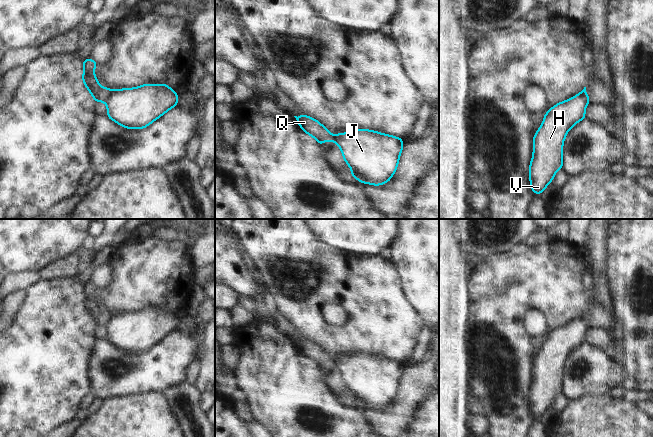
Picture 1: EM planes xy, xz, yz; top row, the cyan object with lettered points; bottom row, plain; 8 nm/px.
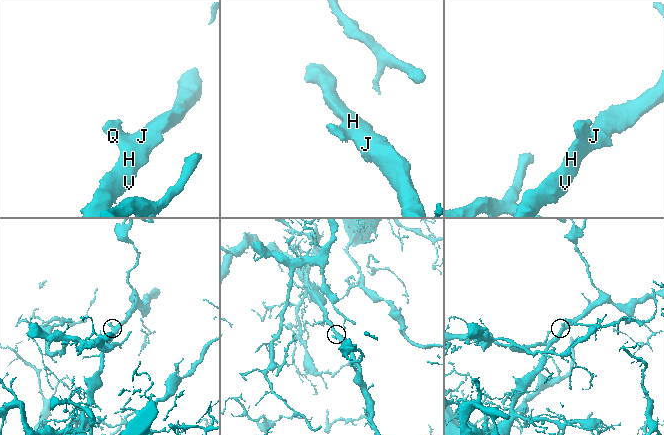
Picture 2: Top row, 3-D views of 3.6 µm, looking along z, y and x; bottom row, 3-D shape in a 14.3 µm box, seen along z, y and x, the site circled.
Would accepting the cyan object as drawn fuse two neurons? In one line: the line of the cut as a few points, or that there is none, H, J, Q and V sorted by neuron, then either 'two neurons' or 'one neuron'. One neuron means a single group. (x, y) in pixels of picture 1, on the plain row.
xy (113, 314), (105, 326) | H J V / Q | two neurons

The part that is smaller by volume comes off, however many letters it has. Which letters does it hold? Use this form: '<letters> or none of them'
Q

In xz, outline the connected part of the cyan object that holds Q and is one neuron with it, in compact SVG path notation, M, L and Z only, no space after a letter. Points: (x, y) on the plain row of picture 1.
M307 339L294 340L297 344L298 349L308 359L315 362L315 364L321 370L326 365L334 365L336 367L335 360L332 359L326 351L324 351L316 343L311 342Z

